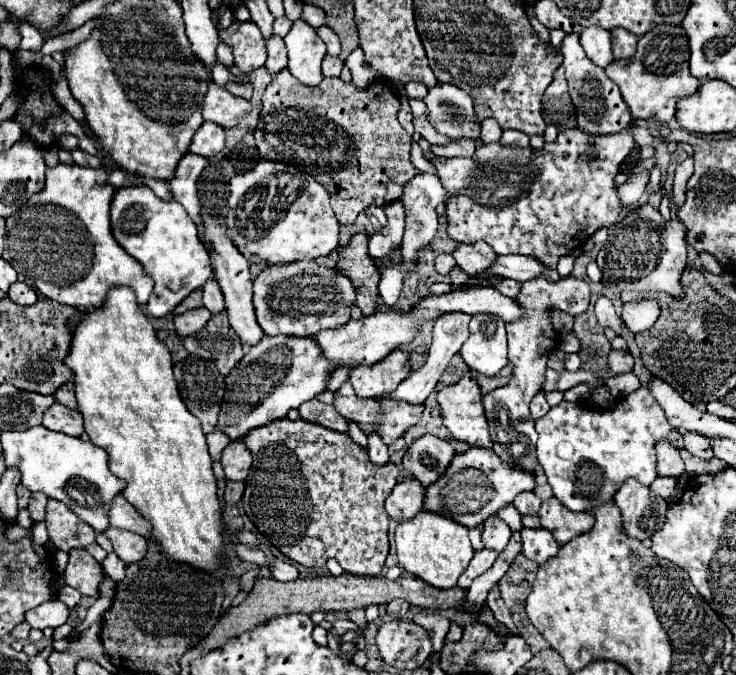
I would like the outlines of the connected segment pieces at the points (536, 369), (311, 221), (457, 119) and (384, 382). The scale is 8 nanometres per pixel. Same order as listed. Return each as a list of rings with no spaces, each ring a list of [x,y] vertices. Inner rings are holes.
[[[534,277],[534,281],[522,283],[516,303],[522,307],[522,317],[518,317],[518,321],[506,323],[508,359],[512,363],[512,377],[504,387],[494,389],[482,401],[486,409],[486,419],[490,423],[490,437],[496,455],[506,463],[516,463],[528,471],[534,471],[538,463],[536,459],[538,433],[534,429],[534,419],[530,417],[528,403],[536,393],[542,391],[548,355],[558,345],[558,333],[552,327],[550,311],[558,309],[572,317],[582,315],[590,305],[590,285],[576,277],[560,281],[546,281],[544,277]]]
[[[262,161],[256,169],[244,175],[234,175],[228,181],[228,235],[246,259],[258,257],[266,265],[288,265],[302,259],[316,259],[332,253],[338,247],[340,225],[330,207],[330,195],[318,181],[308,177],[300,197],[284,211],[286,199],[278,189],[276,175],[276,171],[284,171],[284,167],[286,165],[282,163]],[[260,169],[268,169],[268,173],[260,175]]]
[[[436,83],[422,101],[426,103],[430,125],[440,135],[454,141],[480,137],[480,121],[474,121],[474,101],[470,101],[470,95],[462,93],[462,89]]]
[[[394,349],[382,361],[370,367],[356,367],[350,371],[350,383],[358,397],[382,397],[394,393],[394,389],[410,375],[410,355],[402,349]]]

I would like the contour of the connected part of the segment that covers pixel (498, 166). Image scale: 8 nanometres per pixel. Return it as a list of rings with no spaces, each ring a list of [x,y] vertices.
[[[570,129],[570,131],[560,131],[556,141],[546,143],[542,149],[532,149],[528,147],[518,147],[518,145],[502,145],[502,143],[476,143],[476,153],[472,157],[452,157],[452,159],[444,159],[444,157],[432,157],[430,163],[436,167],[436,177],[442,181],[442,187],[446,189],[448,197],[446,197],[446,217],[448,217],[448,237],[458,241],[458,243],[476,243],[476,241],[486,241],[490,243],[490,247],[494,249],[496,255],[510,255],[510,253],[518,253],[518,255],[528,255],[534,257],[538,261],[542,261],[542,265],[546,265],[548,269],[554,269],[558,259],[564,255],[570,255],[572,249],[582,245],[582,235],[584,235],[584,243],[600,229],[600,227],[610,227],[612,223],[616,223],[616,219],[622,213],[622,201],[618,197],[618,189],[614,185],[614,177],[618,175],[618,165],[624,161],[624,157],[632,151],[634,147],[634,139],[630,135],[630,129],[624,129],[622,133],[616,135],[608,135],[608,137],[592,137],[582,133],[580,129]]]

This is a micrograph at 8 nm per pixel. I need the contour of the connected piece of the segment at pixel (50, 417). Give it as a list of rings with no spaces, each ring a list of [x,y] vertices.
[[[54,403],[46,413],[44,413],[44,427],[52,431],[60,431],[72,437],[80,437],[84,433],[82,427],[82,415],[80,411],[68,409],[60,403]]]

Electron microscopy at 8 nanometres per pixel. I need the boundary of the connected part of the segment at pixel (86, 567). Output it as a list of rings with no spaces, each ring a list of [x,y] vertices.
[[[74,549],[70,551],[70,561],[64,571],[64,581],[66,585],[74,587],[82,595],[96,597],[98,587],[104,581],[104,571],[102,565],[86,551],[86,549]]]

